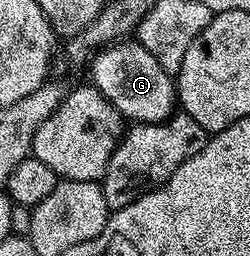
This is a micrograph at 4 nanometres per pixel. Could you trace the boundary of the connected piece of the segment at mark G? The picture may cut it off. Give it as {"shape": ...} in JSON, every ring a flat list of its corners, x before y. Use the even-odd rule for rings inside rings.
{"shape":[[125,38,109,44,91,57,91,83,120,111,125,121,137,124,157,124,167,120,178,108,176,81,173,73,158,66,158,58,146,50,139,40]]}

